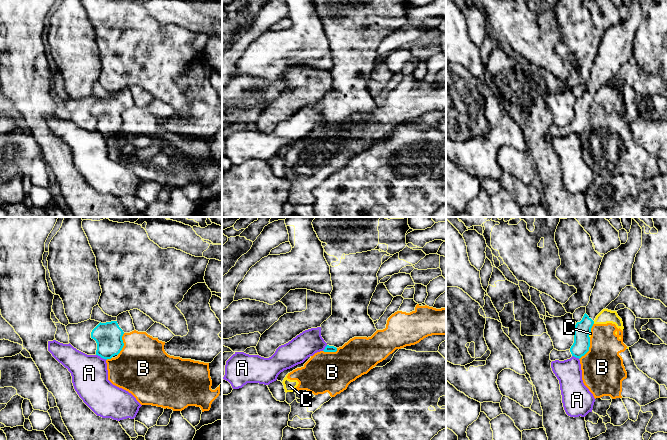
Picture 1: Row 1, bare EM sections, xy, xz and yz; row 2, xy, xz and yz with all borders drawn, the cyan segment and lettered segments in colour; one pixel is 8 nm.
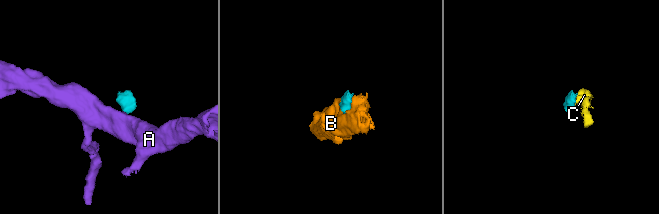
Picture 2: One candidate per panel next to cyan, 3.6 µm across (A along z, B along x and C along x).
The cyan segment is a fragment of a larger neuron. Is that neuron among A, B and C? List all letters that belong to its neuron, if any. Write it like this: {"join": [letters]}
{"join": []}

